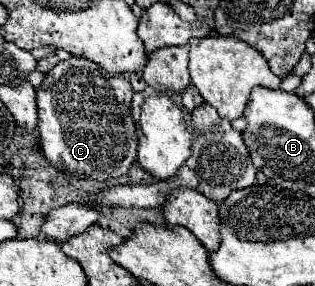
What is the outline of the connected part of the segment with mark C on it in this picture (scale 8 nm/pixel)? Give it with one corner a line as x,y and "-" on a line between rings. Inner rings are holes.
70,57
68,61
60,61
50,73
42,87
38,89
38,131
40,131
40,149
44,157
60,171
76,179
94,179
108,181
114,177
122,177
128,173
132,163
136,161
136,125
130,115
132,101
132,85
120,75
112,77
100,69
100,65
86,61
84,57

